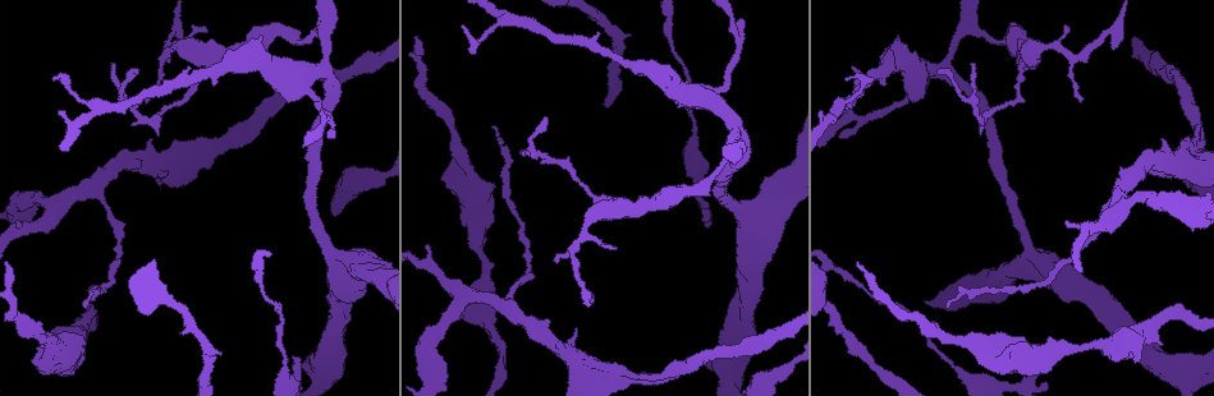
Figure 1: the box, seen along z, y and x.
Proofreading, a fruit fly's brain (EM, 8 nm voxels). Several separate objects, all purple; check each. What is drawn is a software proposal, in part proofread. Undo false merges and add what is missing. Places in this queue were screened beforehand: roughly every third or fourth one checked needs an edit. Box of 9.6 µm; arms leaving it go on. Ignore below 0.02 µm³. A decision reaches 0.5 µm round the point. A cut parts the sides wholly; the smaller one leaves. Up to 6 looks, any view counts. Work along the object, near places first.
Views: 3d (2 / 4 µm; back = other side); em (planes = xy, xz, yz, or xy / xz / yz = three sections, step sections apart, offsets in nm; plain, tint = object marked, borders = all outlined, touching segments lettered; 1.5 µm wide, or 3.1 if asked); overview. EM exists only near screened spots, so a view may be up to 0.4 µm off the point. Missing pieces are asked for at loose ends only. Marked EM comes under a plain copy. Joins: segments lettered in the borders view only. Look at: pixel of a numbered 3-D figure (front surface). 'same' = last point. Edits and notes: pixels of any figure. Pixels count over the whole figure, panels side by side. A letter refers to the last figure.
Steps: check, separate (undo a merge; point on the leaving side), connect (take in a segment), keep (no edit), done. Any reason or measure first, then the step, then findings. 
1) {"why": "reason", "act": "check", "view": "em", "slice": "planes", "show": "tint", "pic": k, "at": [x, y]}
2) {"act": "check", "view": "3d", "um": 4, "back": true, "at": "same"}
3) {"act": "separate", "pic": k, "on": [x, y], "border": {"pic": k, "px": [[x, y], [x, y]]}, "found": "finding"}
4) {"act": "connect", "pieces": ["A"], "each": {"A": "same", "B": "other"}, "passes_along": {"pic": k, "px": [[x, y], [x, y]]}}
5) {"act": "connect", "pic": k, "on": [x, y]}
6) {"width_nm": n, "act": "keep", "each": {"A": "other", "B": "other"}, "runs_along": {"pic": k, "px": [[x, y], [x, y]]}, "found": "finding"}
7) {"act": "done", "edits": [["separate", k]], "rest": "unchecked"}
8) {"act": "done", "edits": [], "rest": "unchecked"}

{"why": "an open end", "act": "check", "view": "em", "slice": "xy", "step": 4, "show": "tint", "pic": 1, "at": [1113, 49]}

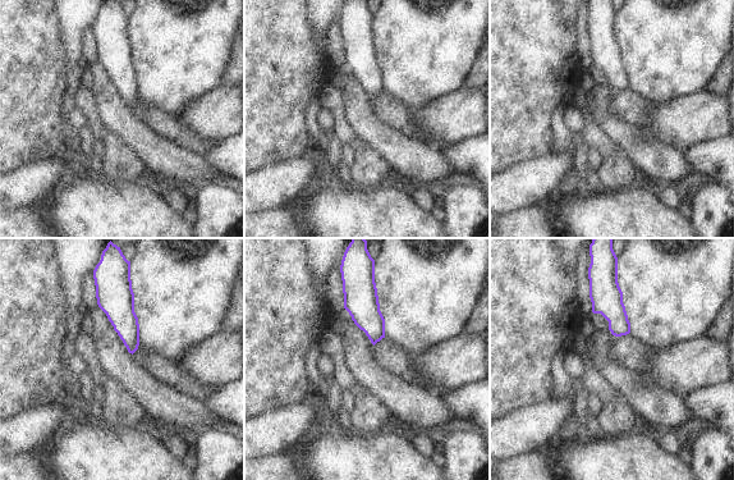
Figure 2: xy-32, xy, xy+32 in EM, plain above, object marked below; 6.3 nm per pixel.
{"act": "check", "view": "em", "slice": "planes", "show": "borders", "at": "same"}

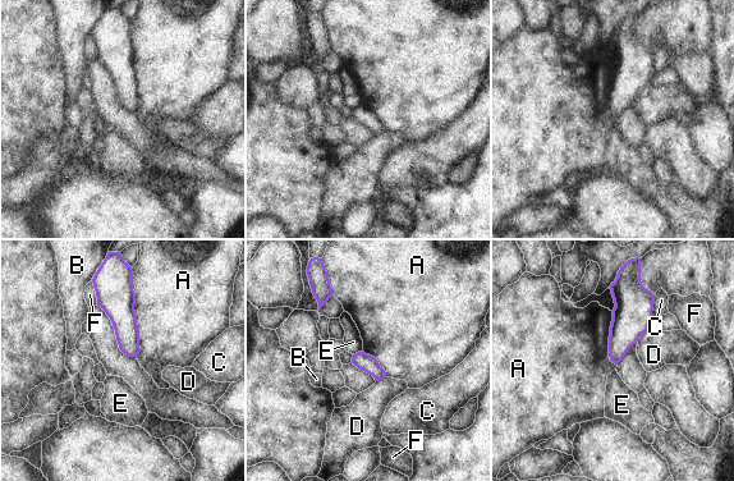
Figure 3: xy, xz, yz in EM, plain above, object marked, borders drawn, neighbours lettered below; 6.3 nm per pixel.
{"longest_contact_nm": ["A", 550], "act": "keep", "each": {"A": "other", "B": "other", "C": "other", "D": "other", "E": "other", "F": "other"}, "border": {"pic": 3, "px": [[362, 351], [353, 354]]}, "found": "none of them fits"}

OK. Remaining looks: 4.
{"why": "an open end", "act": "check", "view": "3d", "um": 4, "pic": 1, "at": [86, 303]}

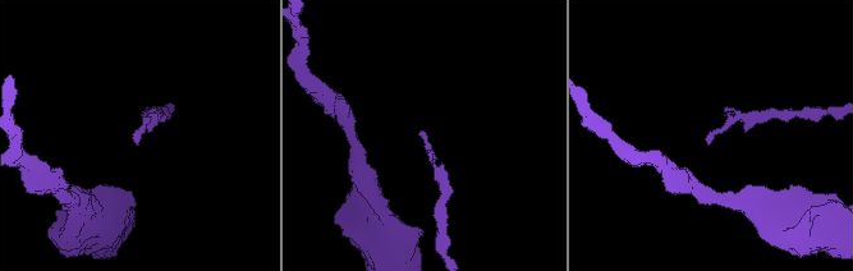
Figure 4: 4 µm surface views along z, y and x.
{"why": "need the tissue", "act": "check", "view": "em", "slice": "planes", "show": "borders", "pic": 4, "at": [419, 130]}

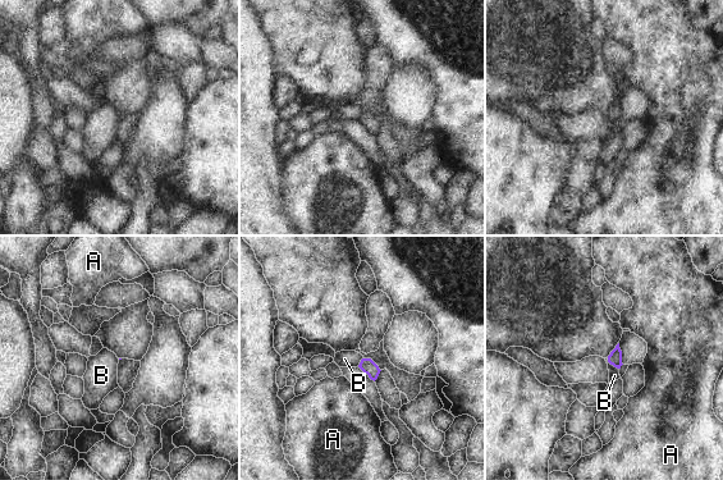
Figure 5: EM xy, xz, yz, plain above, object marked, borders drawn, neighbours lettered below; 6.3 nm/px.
{"act": "keep", "each": {"A": "other", "B": "other"}, "border": {"pic": 5, "px": [[607, 359], [618, 369]]}, "found": "none of them fits"}

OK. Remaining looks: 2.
{"why": "free end", "act": "check", "view": "em", "slice": "planes", "show": "borders", "pic": 1, "at": [702, 217]}

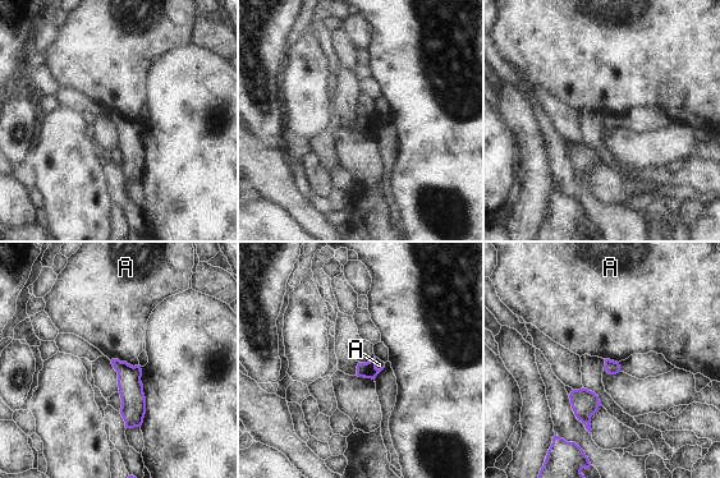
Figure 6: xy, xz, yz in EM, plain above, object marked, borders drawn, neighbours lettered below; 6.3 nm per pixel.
{"act": "keep", "each": {"A": "other"}, "runs_along": {"pic": 6, "px": [[115, 362], [128, 376], [137, 423]]}, "found": "no lettered segment goes on from it"}

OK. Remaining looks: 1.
{"act": "done", "edits": [], "rest": "unchecked"}

